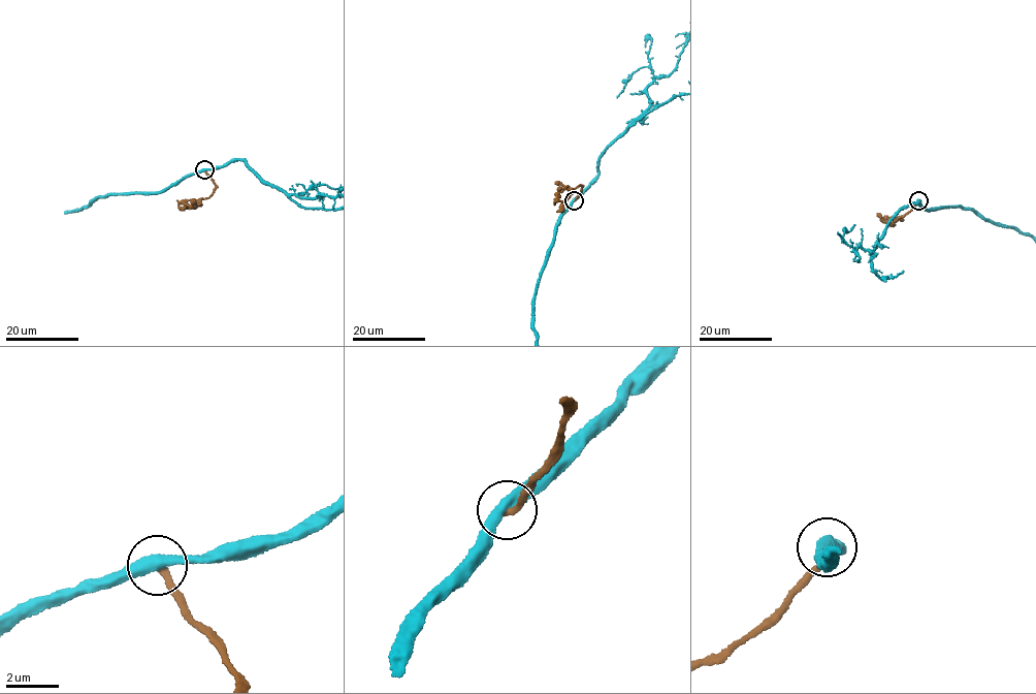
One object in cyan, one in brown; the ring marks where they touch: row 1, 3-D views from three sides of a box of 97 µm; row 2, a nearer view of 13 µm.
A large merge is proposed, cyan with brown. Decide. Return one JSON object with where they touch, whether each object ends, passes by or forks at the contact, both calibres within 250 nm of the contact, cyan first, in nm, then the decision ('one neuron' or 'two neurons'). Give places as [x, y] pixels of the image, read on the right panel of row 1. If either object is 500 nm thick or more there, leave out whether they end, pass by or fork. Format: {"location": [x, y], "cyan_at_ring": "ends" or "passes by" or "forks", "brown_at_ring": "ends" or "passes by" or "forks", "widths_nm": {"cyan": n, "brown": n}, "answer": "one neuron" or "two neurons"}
{"location": [918, 200], "cyan_at_ring": "passes by", "brown_at_ring": "ends", "widths_nm": {"cyan": 440, "brown": 260}, "answer": "two neurons"}

